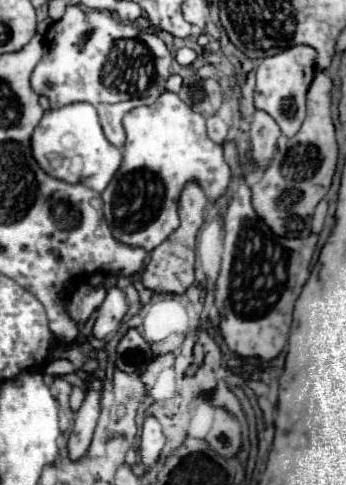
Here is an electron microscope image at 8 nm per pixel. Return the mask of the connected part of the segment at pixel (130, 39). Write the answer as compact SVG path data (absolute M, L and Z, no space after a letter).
M69 5L63 19L53 23L43 35L43 45L45 45L45 53L37 63L37 67L33 69L31 87L39 95L45 95L53 109L77 101L91 103L99 113L105 137L115 147L123 147L125 143L125 131L121 125L123 115L133 107L151 105L165 91L165 81L171 75L173 57L165 47L165 43L155 33L143 33L131 23L121 23L109 11L97 11L97 9L85 11L79 5Z

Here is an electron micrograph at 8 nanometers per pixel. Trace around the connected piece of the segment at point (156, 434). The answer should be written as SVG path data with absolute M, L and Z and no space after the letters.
M153 417L145 419L141 431L141 445L139 445L139 455L145 467L153 467L159 461L163 445L165 445L165 435L161 431L161 423Z

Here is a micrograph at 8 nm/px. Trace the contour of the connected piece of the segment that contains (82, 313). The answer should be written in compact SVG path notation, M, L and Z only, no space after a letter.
M81 285L67 301L67 313L77 323L83 323L91 317L91 313L103 303L107 295L105 285Z

